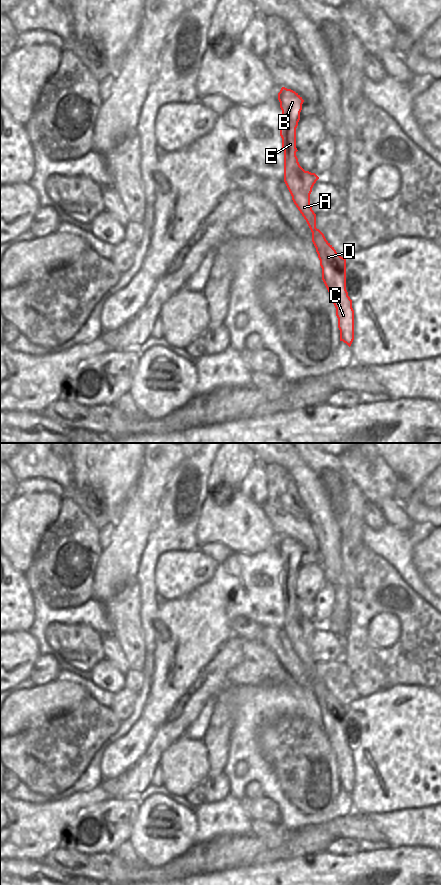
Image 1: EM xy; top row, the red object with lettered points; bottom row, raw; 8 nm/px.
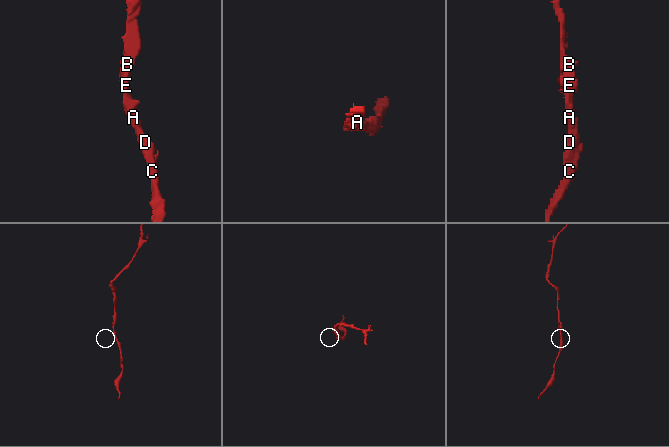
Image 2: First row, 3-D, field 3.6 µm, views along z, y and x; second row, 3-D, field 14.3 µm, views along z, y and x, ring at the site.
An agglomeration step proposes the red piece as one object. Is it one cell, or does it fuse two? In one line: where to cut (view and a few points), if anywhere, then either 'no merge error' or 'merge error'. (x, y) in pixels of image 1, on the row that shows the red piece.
cut none; no merge error

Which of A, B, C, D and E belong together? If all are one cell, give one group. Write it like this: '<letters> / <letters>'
A B C D E

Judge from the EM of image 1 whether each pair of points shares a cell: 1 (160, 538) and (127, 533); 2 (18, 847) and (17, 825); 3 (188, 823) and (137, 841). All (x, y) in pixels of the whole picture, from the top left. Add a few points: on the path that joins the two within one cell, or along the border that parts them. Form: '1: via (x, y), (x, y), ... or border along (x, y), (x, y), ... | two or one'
1: border along (159, 515), (139, 558) | two
2: via (18, 842), (18, 830) | one
3: via (180, 838), (176, 843), (172, 841), (152, 841) | one

